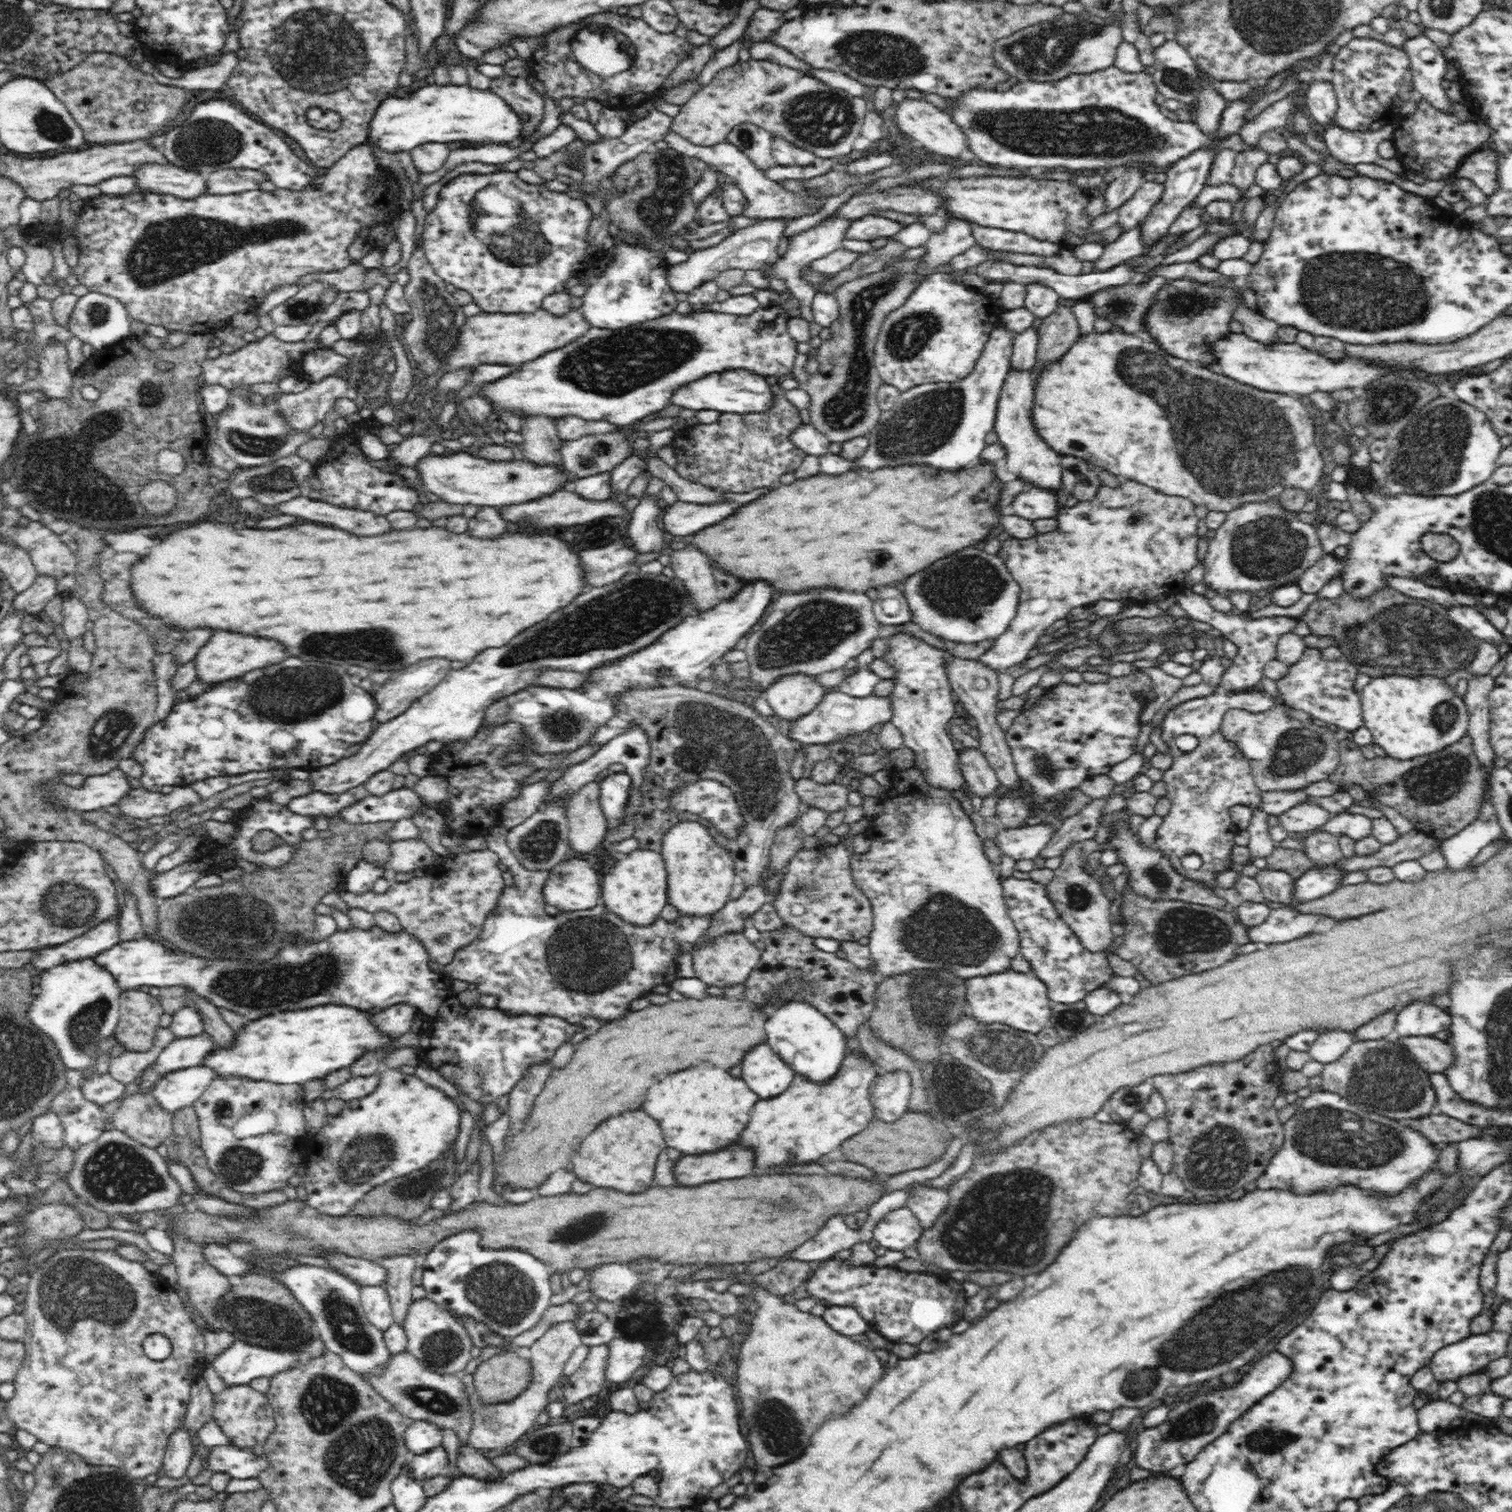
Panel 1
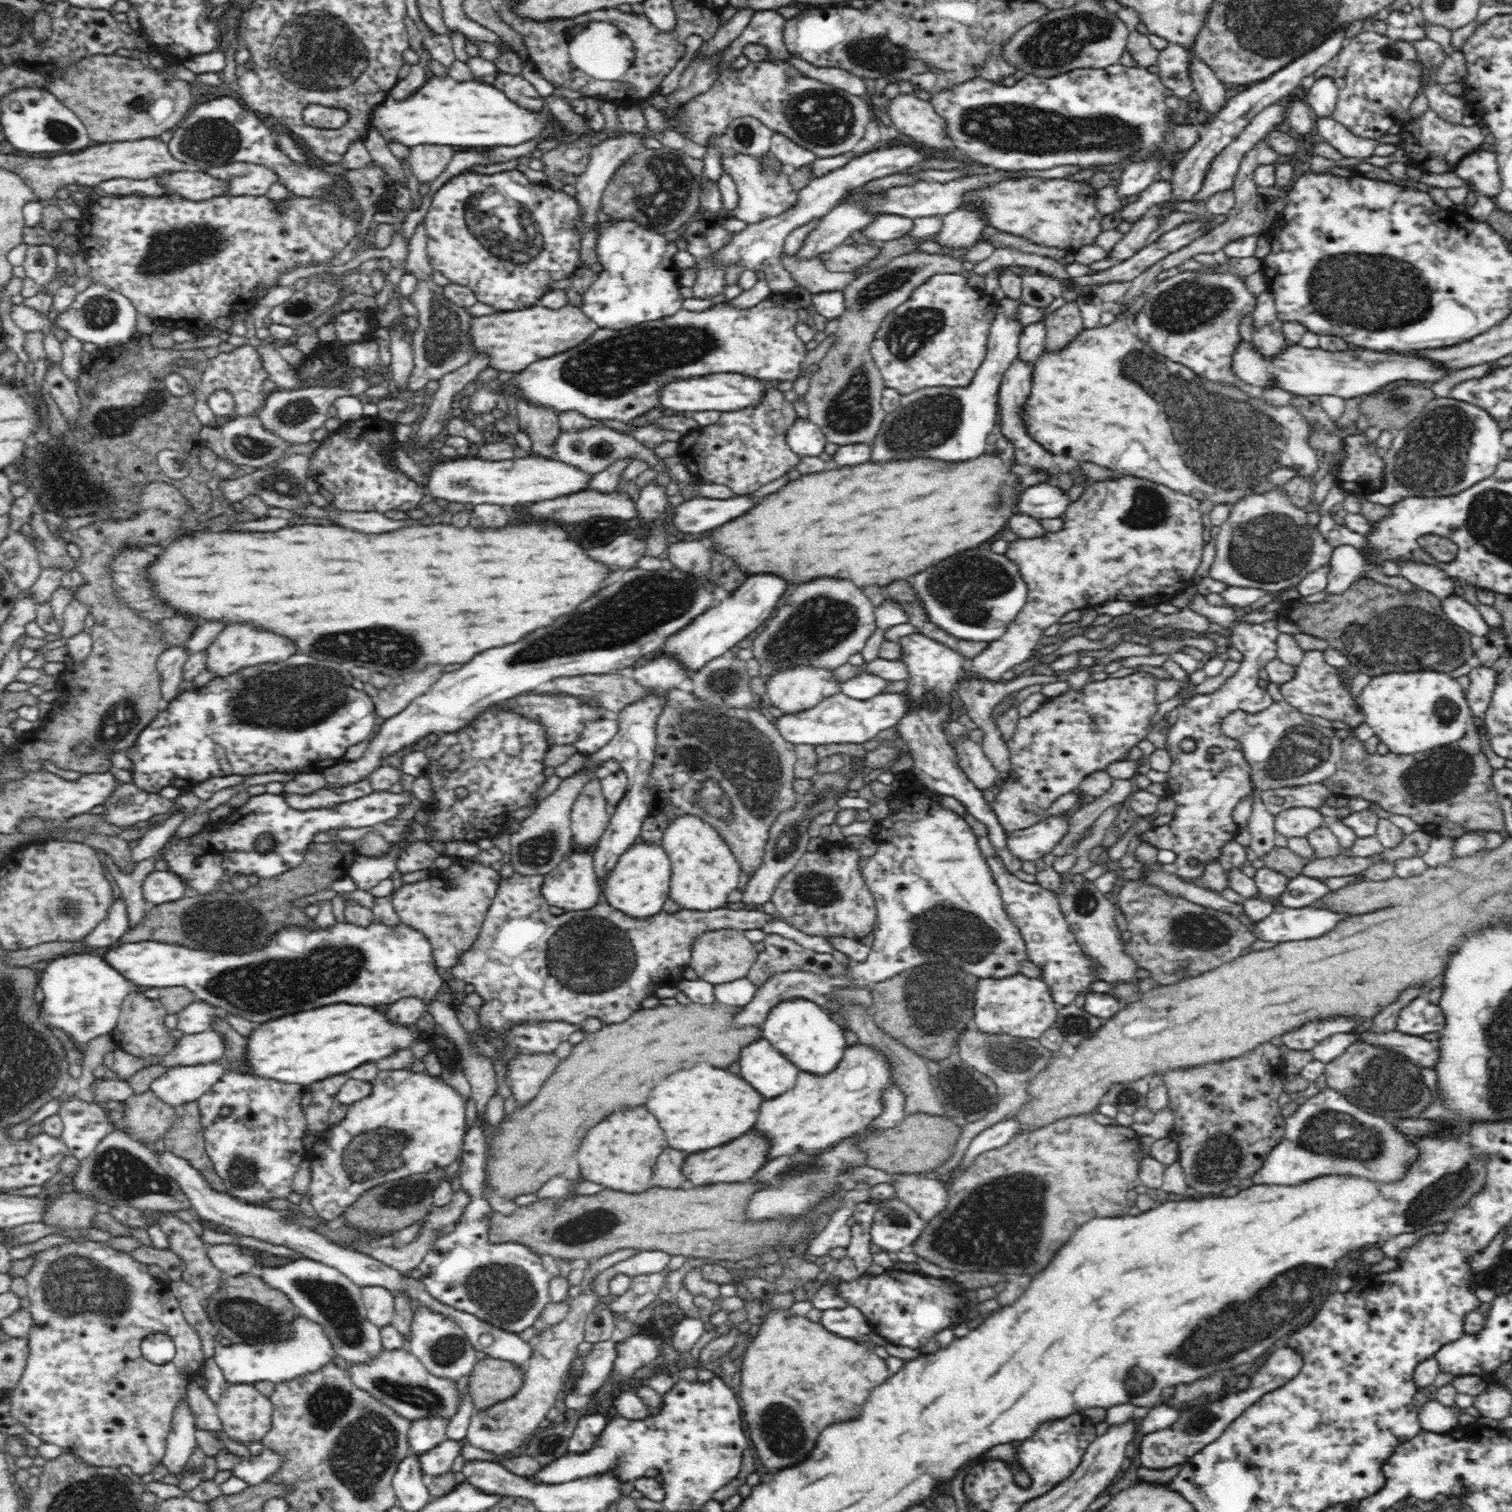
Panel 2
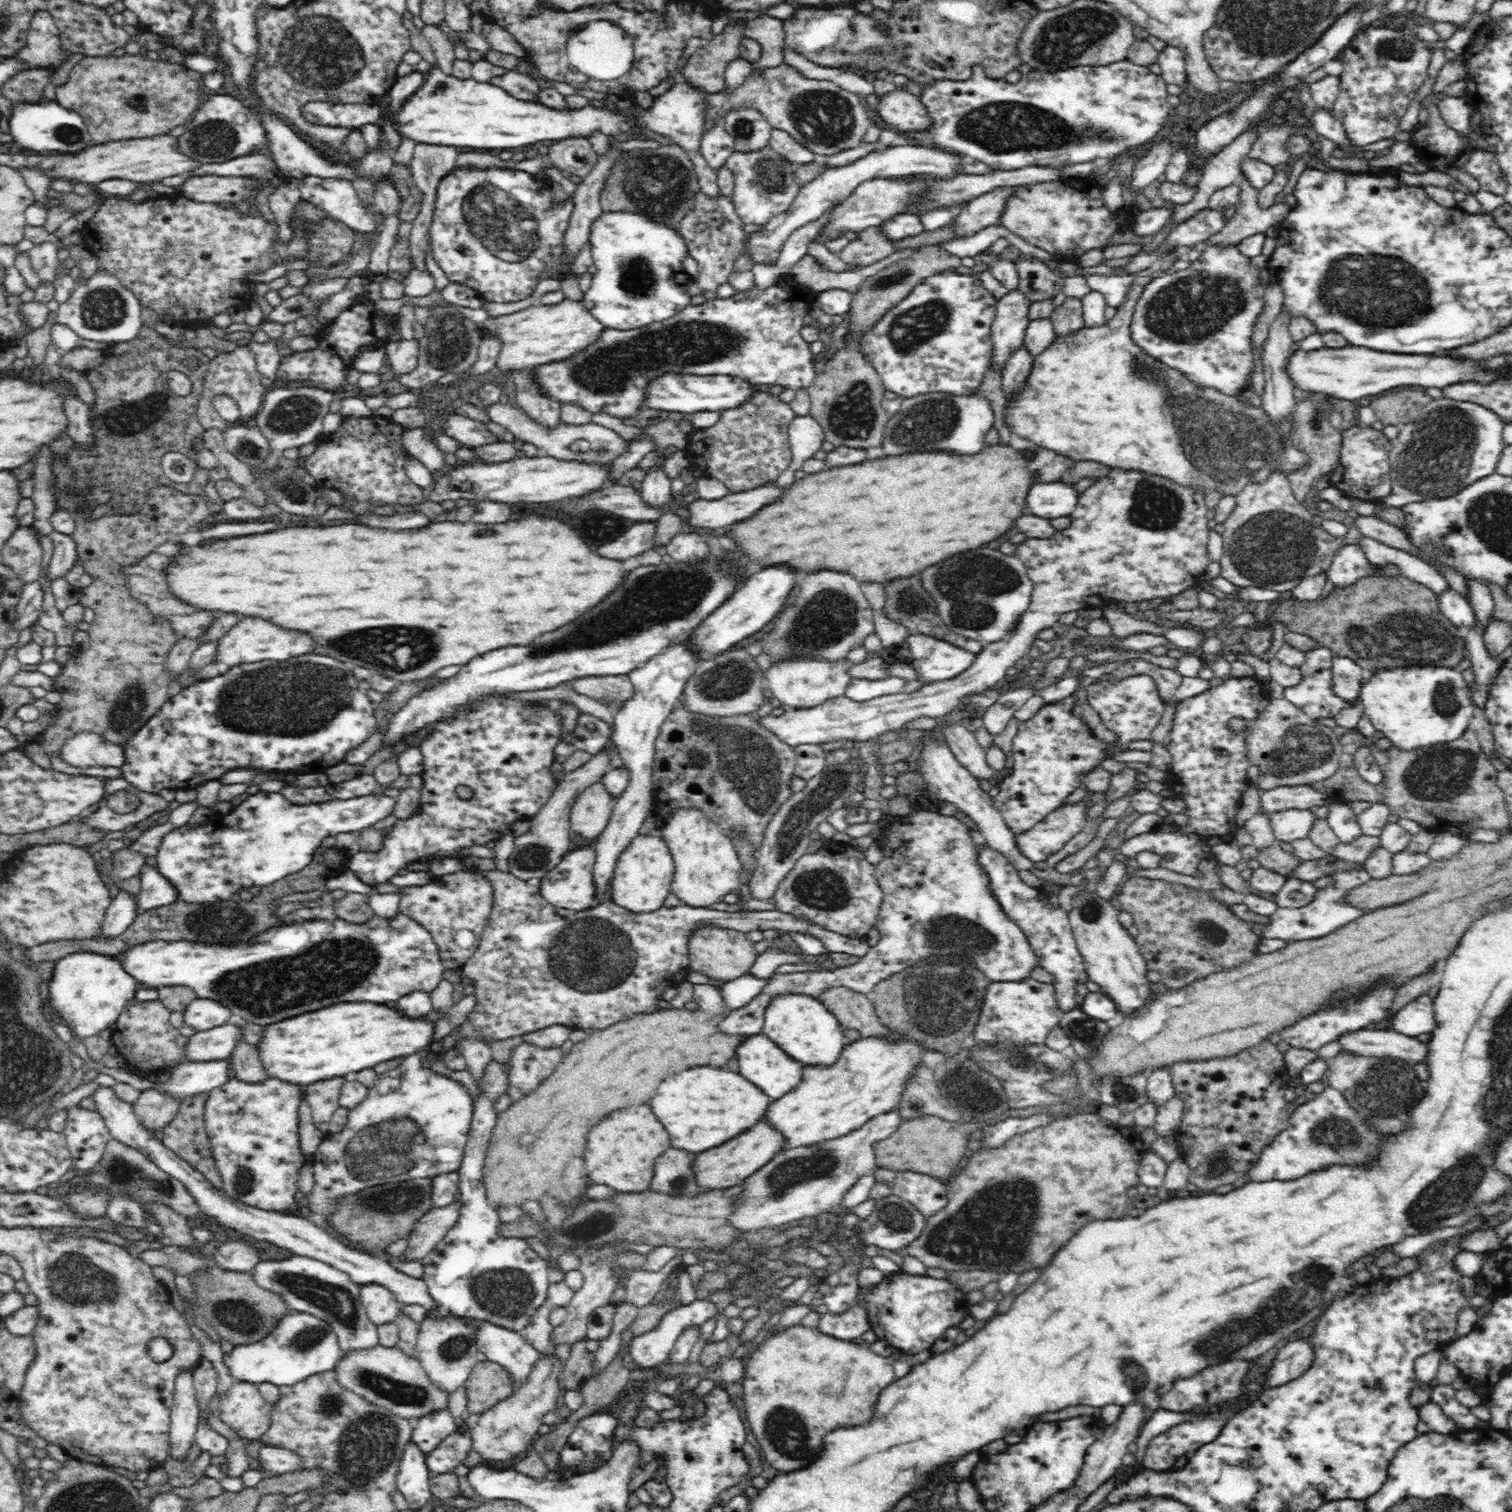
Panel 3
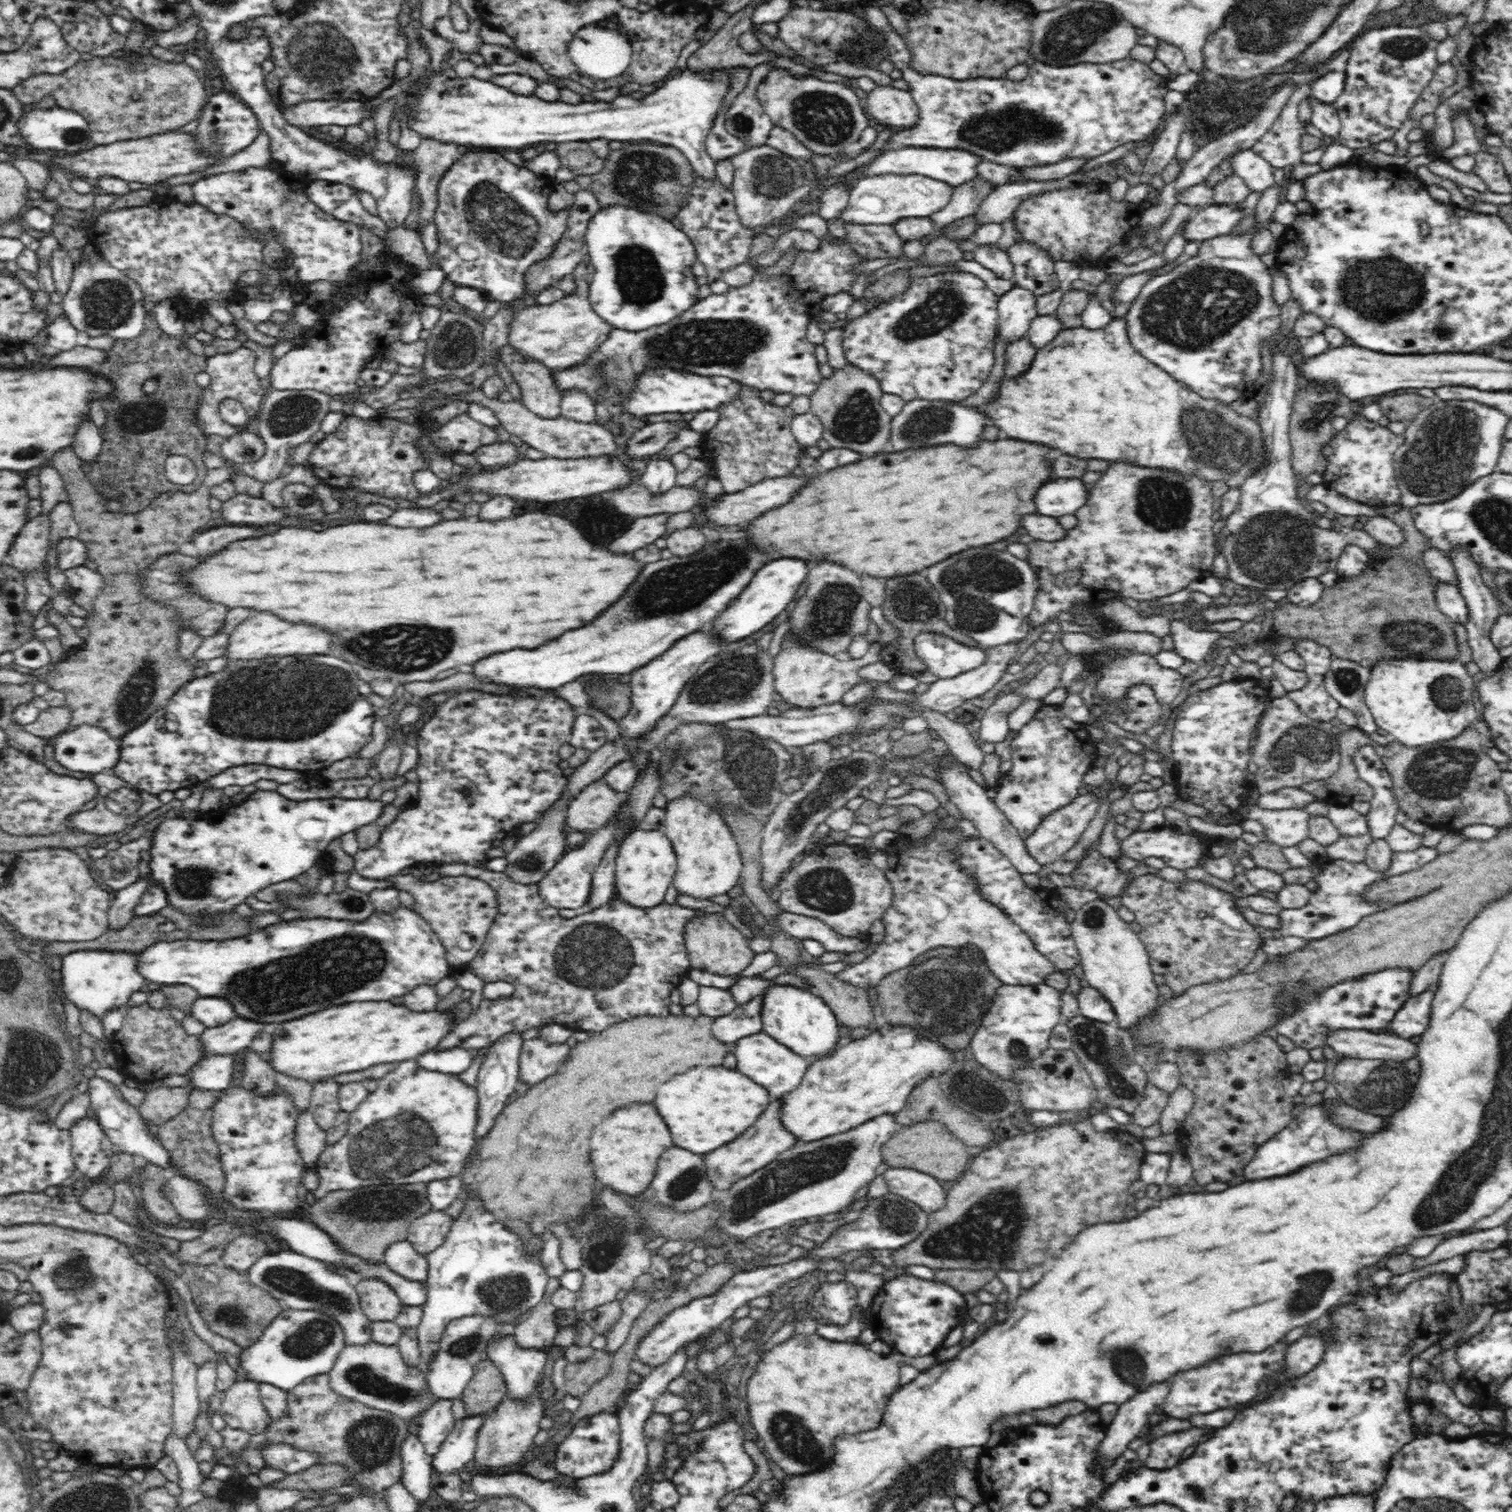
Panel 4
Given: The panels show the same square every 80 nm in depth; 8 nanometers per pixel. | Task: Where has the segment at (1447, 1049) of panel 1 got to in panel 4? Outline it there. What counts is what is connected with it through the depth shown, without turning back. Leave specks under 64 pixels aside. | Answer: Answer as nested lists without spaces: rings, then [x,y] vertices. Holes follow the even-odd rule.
[[[1364,1030],[1325,1031],[1324,1045],[1331,1046],[1339,1056],[1354,1058],[1407,1061],[1417,1056],[1417,1044],[1406,1038],[1400,1038],[1394,1032],[1374,1034]]]

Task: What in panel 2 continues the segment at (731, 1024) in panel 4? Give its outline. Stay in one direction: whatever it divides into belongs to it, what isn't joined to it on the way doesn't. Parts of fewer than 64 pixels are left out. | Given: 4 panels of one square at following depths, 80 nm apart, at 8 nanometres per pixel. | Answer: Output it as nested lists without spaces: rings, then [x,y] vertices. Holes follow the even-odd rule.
[[[916,776],[910,778],[908,786],[904,790],[892,790],[890,796],[896,796],[900,802],[902,802],[902,810],[896,810],[896,812],[890,812],[884,819],[877,821],[874,824],[873,832],[870,834],[870,838],[877,844],[876,852],[866,858],[861,858],[861,872],[862,878],[865,879],[866,887],[872,891],[874,896],[874,904],[876,904],[876,920],[872,929],[873,943],[870,955],[867,955],[867,959],[863,963],[852,964],[849,970],[850,974],[845,976],[836,976],[836,978],[829,978],[828,976],[819,976],[814,973],[804,972],[786,972],[780,973],[770,978],[770,982],[766,982],[760,990],[757,990],[753,1000],[750,1004],[744,1008],[742,1014],[738,1014],[738,1018],[734,1020],[736,1024],[740,1026],[760,1026],[764,1024],[767,1015],[770,1013],[770,1009],[785,1000],[792,1000],[794,998],[804,998],[810,1001],[822,1001],[826,998],[826,994],[830,993],[836,987],[848,987],[852,982],[854,986],[874,986],[877,983],[886,981],[893,978],[895,975],[904,972],[904,970],[914,969],[918,966],[930,966],[933,964],[944,964],[946,966],[952,966],[953,968],[961,968],[963,972],[976,976],[979,980],[988,978],[1005,978],[1012,977],[1013,974],[1019,974],[1020,962],[1029,960],[1029,954],[1027,954],[1025,942],[1020,934],[1020,930],[1013,923],[1013,920],[1009,919],[1005,906],[1003,905],[1002,897],[1000,896],[998,885],[995,884],[993,874],[990,867],[986,862],[986,857],[982,855],[982,850],[978,846],[978,837],[972,831],[972,827],[966,823],[966,819],[952,809],[944,807],[940,802],[942,795],[938,795],[921,785]]]

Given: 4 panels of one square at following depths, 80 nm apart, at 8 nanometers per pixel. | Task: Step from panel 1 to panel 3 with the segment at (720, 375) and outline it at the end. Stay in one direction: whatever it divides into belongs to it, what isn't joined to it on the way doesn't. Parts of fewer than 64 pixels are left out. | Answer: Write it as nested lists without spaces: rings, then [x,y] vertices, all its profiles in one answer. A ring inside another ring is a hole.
[[[668,373],[652,379],[647,386],[646,408],[656,410],[672,410],[672,412],[716,412],[739,407],[746,398],[750,398],[756,391],[755,385],[751,385],[743,378],[734,376],[708,375],[698,376],[691,374]]]

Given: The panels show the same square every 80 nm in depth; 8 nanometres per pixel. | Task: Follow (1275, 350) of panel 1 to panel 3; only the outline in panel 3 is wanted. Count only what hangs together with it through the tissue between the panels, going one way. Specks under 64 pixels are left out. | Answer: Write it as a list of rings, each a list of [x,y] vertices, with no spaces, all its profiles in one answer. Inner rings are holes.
[[[1348,344],[1344,348],[1326,348],[1306,351],[1296,347],[1288,362],[1289,377],[1294,388],[1308,394],[1324,394],[1328,397],[1343,400],[1359,401],[1370,398],[1374,394],[1386,392],[1392,386],[1426,386],[1426,388],[1442,388],[1456,382],[1476,380],[1490,382],[1498,378],[1498,372],[1480,370],[1482,362],[1474,360],[1454,360],[1446,356],[1424,356],[1424,354],[1380,354],[1376,350],[1358,348]]]

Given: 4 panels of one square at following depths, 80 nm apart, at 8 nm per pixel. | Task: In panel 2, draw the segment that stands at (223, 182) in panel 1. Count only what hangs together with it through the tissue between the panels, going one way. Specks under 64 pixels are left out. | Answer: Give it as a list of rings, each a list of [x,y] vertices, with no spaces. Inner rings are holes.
[[[235,162],[206,170],[210,176],[226,182],[226,196],[253,194],[262,196],[278,180],[274,171],[260,165]]]

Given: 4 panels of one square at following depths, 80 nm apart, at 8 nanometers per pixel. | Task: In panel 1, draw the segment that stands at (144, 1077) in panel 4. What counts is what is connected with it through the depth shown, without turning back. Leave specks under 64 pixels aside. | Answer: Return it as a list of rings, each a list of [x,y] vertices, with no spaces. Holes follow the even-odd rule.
[[[138,989],[121,992],[120,1021],[114,1038],[128,1051],[146,1052],[150,1050],[154,1035],[161,1027],[162,1005],[154,993],[140,992]]]

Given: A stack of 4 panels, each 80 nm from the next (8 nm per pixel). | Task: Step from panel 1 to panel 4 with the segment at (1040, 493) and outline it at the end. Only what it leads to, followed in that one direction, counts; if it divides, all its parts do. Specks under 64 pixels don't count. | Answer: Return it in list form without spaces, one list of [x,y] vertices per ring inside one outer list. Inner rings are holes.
[[[1078,478],[1048,482],[1038,494],[1038,514],[1044,516],[1066,516],[1076,514],[1087,502],[1090,487],[1084,486]]]

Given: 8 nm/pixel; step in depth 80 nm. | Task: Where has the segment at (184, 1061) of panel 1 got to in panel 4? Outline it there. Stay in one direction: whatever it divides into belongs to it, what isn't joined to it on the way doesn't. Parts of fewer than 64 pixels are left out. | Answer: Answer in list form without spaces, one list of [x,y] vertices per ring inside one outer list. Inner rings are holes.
[[[238,1018],[226,1022],[223,1026],[205,1029],[198,1038],[201,1038],[202,1058],[211,1056],[236,1056],[258,1034],[267,1033],[273,1024],[267,1025],[253,1022],[250,1019]]]

